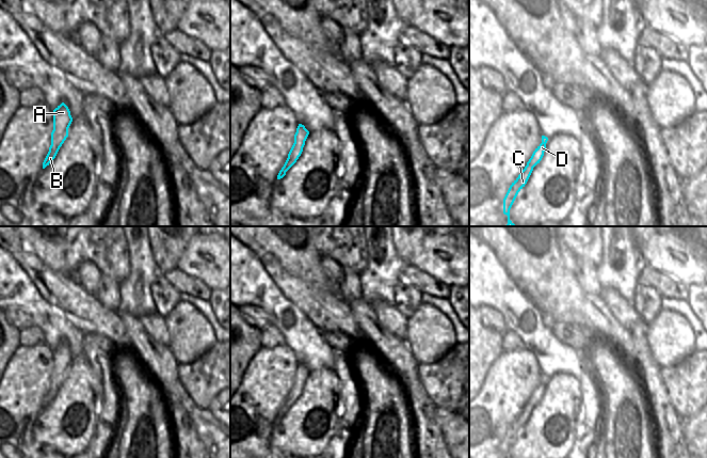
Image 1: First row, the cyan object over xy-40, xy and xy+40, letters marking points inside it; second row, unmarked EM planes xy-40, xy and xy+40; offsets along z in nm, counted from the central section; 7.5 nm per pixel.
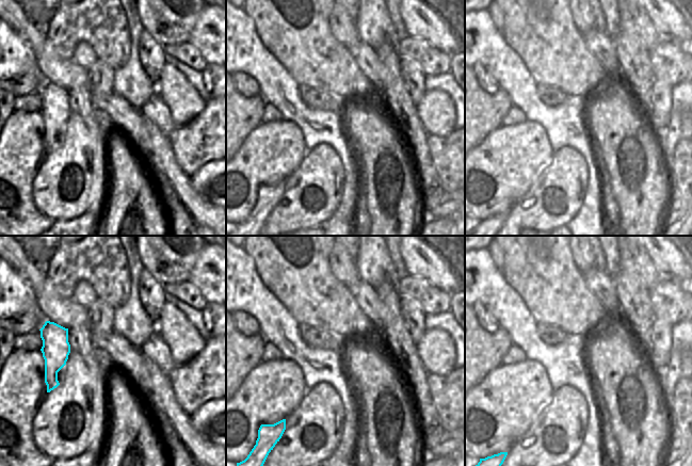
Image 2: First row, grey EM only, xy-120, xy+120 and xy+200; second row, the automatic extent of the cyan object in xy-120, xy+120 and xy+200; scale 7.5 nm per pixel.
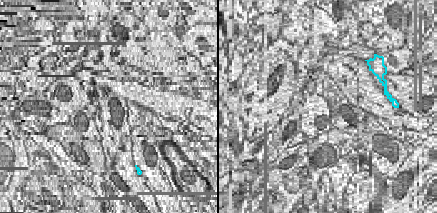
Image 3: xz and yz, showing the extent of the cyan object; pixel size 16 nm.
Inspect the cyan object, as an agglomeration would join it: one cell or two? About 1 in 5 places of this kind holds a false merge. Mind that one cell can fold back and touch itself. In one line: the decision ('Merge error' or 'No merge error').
No merge error.

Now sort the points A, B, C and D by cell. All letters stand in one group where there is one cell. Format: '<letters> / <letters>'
A B C D

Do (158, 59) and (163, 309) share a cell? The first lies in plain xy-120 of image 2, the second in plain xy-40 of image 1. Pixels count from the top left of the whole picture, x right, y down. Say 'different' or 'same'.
same

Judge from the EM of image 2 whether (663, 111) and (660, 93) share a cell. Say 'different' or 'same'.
same

